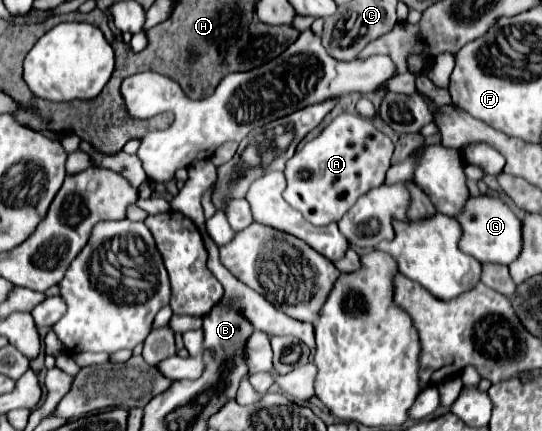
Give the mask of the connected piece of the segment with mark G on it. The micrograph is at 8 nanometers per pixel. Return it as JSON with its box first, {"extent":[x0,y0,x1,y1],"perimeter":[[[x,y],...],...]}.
{"extent":[458,196,522,266],"perimeter":[[[492,196],[472,198],[470,206],[466,206],[466,214],[458,218],[462,224],[462,252],[474,256],[482,264],[504,264],[510,266],[522,252],[522,222],[516,214],[500,200]]]}

